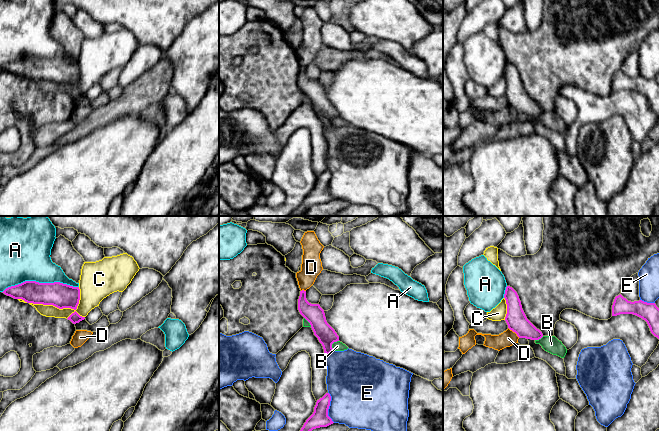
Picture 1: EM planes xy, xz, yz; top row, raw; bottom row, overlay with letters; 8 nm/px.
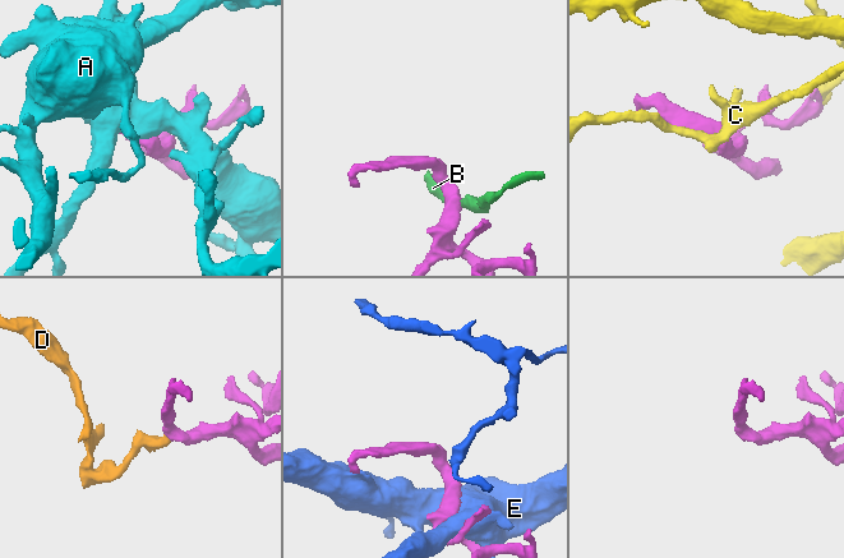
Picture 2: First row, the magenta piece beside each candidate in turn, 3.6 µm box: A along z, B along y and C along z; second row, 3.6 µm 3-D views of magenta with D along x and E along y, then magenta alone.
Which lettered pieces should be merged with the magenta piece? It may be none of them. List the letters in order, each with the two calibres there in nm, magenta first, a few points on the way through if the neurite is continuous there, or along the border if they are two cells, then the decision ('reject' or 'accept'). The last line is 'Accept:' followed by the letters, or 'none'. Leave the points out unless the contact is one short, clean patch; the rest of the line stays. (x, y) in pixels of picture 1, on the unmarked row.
A: calibres 200 and 400 nm; reject
B: calibres 150 and 80 nm; reject
C: calibres 200 and 140 nm; reject
D: calibres 160 and 130 nm; border yz (508, 103), (519, 113); reject
E: calibres 140 and 440 nm; reject
Accept: none

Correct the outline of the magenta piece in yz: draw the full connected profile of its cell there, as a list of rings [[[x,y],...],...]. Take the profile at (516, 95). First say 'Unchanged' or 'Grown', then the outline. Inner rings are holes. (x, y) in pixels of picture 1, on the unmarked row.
Unchanged. [[[507,62],[504,74],[507,80],[505,97],[508,104],[515,108],[519,114],[541,115],[542,108],[527,95],[517,68],[512,63]]]

